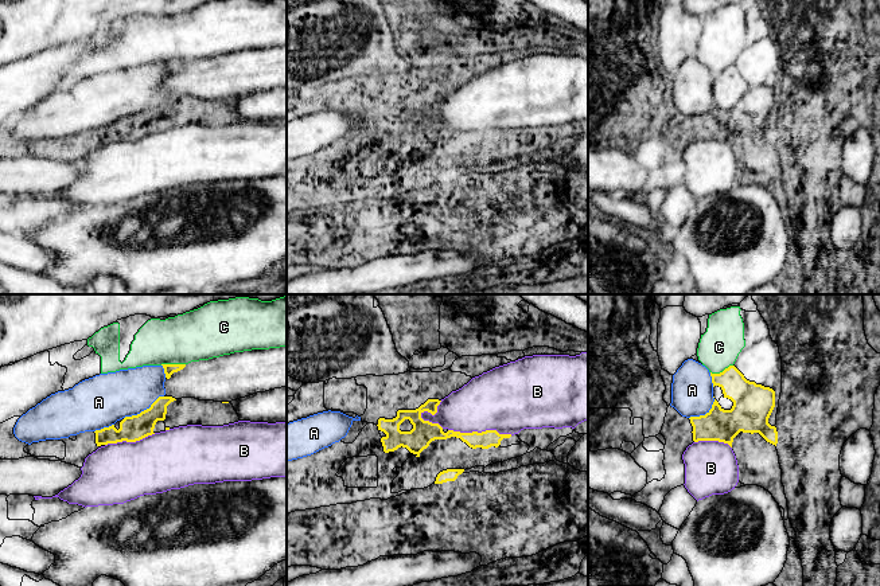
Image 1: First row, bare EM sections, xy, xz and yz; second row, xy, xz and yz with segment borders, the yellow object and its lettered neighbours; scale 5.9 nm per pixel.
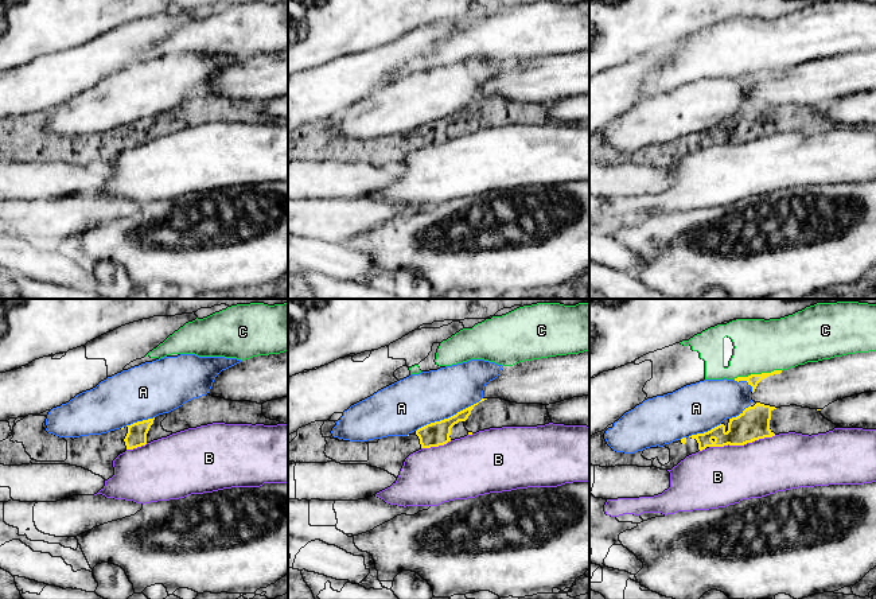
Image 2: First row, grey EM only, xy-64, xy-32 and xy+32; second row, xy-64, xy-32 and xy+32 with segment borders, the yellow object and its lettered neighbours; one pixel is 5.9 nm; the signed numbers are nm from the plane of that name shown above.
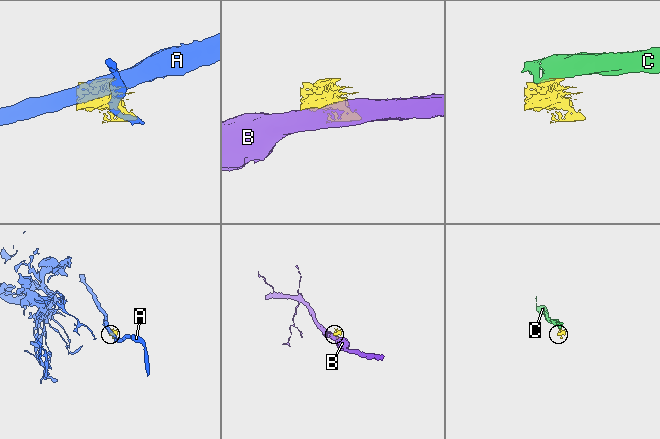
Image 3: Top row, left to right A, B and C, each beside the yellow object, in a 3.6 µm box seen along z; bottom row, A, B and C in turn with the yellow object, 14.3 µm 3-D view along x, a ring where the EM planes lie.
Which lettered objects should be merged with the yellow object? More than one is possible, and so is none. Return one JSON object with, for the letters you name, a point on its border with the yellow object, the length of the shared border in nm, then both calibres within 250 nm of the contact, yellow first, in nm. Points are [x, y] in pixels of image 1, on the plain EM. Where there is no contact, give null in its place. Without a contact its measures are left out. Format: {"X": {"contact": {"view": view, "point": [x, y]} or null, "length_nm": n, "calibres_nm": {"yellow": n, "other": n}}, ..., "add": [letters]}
{"add": []}

